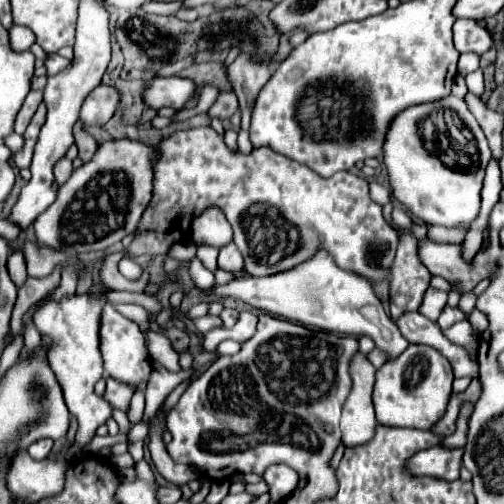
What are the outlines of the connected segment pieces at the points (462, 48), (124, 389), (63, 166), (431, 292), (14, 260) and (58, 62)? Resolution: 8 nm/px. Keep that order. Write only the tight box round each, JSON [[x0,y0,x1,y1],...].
[[453,19,493,55],[105,381,133,413],[55,157,73,185],[419,287,447,322],[7,251,27,287],[45,53,69,75]]

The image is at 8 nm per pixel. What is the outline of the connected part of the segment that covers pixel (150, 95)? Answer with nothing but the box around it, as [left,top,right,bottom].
[145,77,197,109]

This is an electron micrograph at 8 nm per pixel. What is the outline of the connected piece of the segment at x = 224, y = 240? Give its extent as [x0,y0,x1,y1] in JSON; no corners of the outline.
[191,207,231,249]

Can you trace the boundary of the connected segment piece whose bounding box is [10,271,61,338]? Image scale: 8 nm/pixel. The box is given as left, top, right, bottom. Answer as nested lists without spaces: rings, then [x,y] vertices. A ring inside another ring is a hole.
[[[53,271],[49,277],[39,279],[37,283],[33,283],[33,279],[27,279],[27,283],[19,289],[19,297],[17,297],[10,321],[12,338],[21,333],[23,315],[29,311],[29,307],[41,301],[49,291],[53,291],[59,285],[59,279],[61,279],[61,271]],[[13,325],[21,325],[21,327],[13,327]]]

